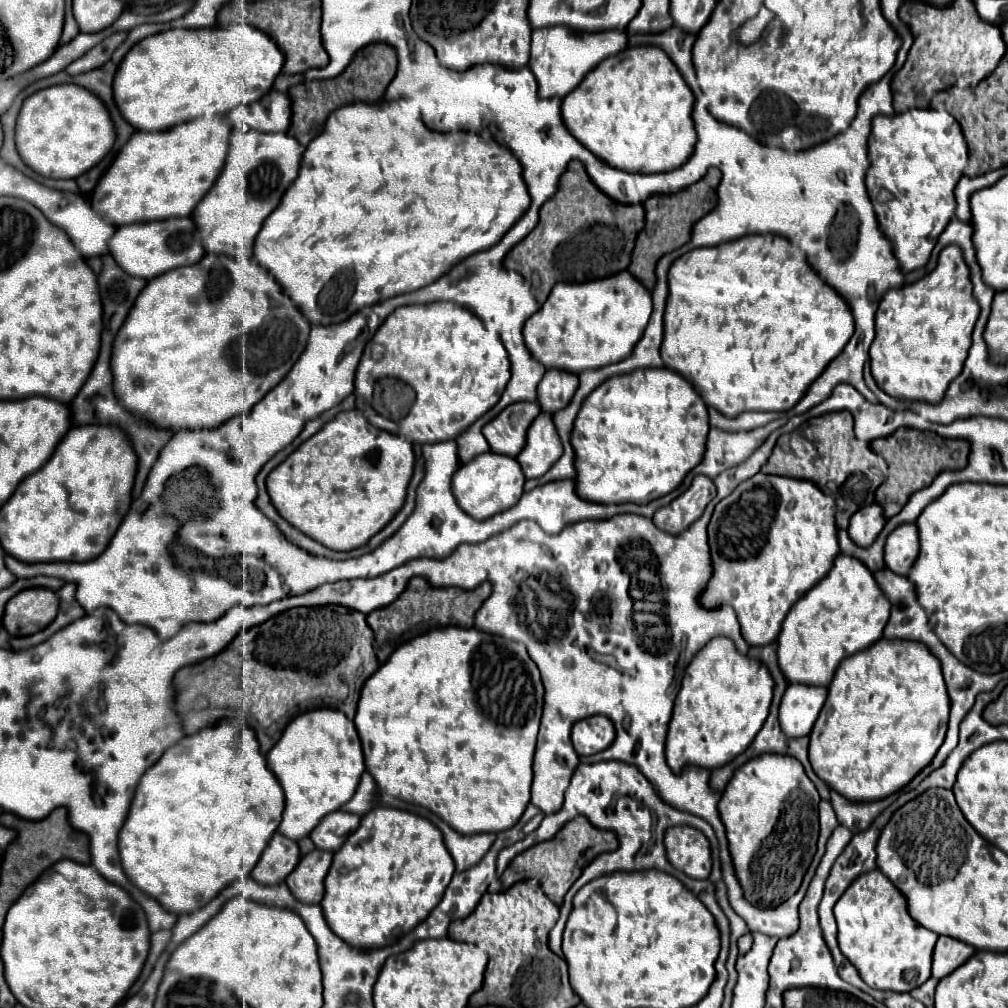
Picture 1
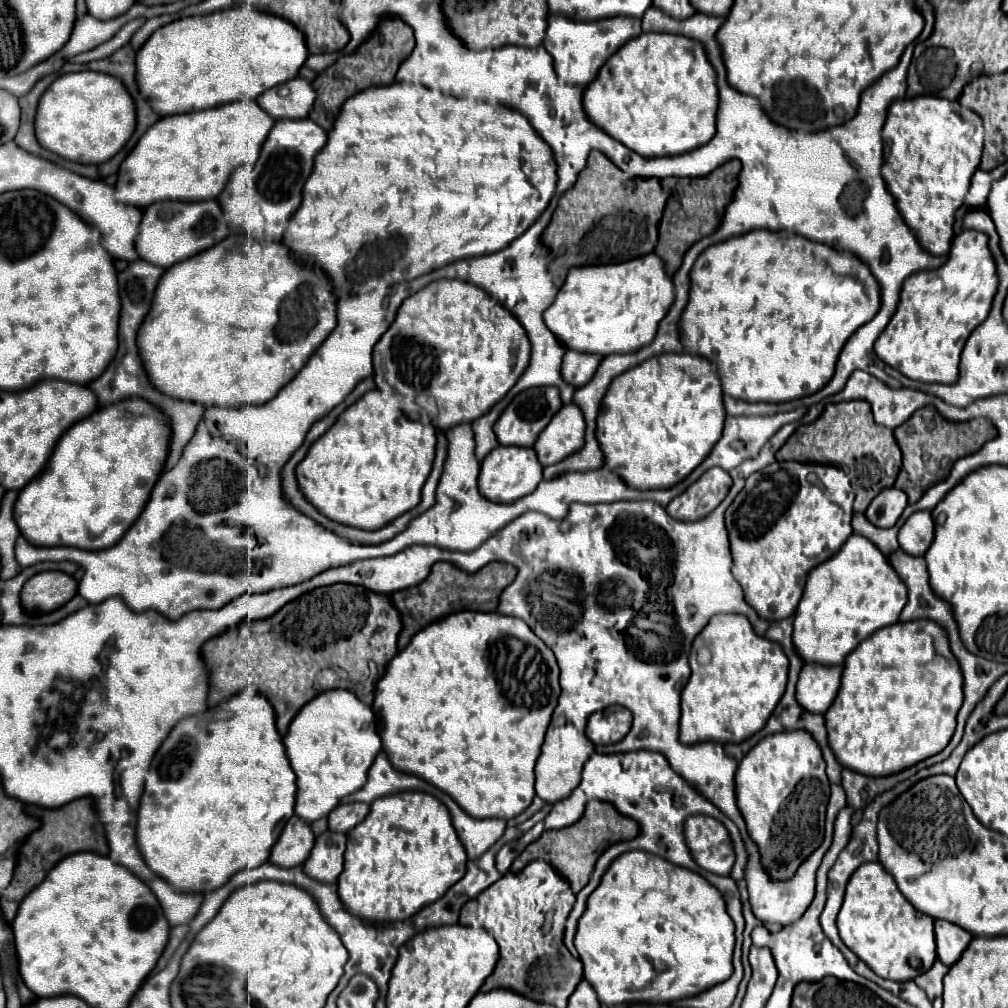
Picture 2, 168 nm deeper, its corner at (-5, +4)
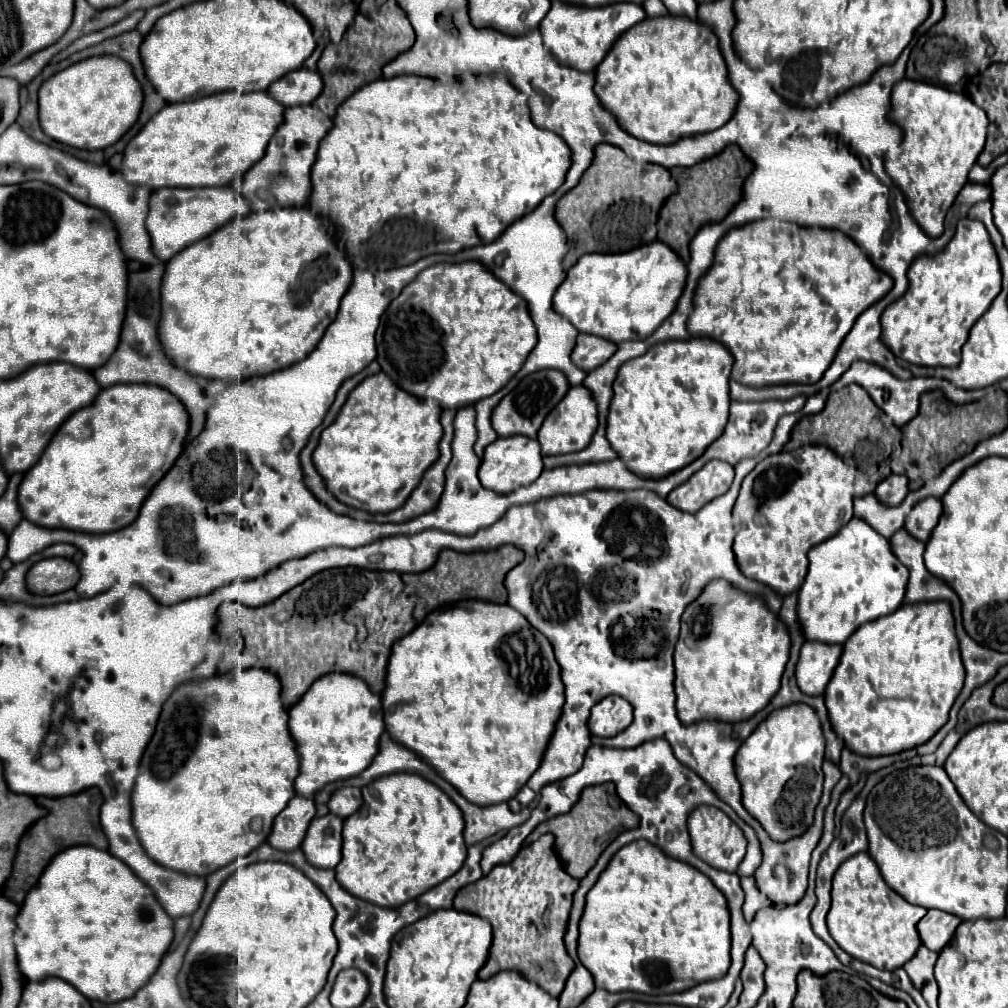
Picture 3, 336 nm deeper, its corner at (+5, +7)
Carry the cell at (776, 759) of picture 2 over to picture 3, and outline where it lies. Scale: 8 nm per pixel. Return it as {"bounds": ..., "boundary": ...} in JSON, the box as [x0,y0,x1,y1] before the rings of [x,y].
{"bounds":[736,704,824,842],"boundary":[[[792,704],[782,708],[780,712],[772,712],[768,720],[762,720],[758,728],[742,742],[736,754],[736,774],[742,784],[744,806],[746,810],[764,826],[764,830],[778,842],[794,838],[802,834],[814,816],[814,808],[822,794],[822,762],[824,762],[824,734],[820,728],[820,720],[816,710],[808,708],[808,704]]]}

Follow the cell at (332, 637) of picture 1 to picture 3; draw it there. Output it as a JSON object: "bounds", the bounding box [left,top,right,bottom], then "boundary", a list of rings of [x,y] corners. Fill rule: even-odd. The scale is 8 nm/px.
{"bounds":[218,566,416,708],"boundary":[[[356,566],[322,570],[322,572],[314,574],[312,578],[308,578],[306,582],[292,588],[290,592],[282,594],[274,602],[264,604],[264,606],[258,606],[258,608],[250,608],[244,604],[240,604],[238,608],[236,606],[238,606],[236,602],[224,602],[220,606],[218,632],[224,634],[226,638],[230,638],[232,624],[236,624],[238,630],[244,634],[246,646],[244,646],[244,650],[230,646],[228,652],[224,654],[222,662],[218,664],[218,672],[230,672],[232,668],[268,668],[268,670],[272,670],[274,674],[278,674],[278,678],[282,680],[282,686],[284,686],[284,690],[282,690],[284,708],[290,708],[292,704],[296,704],[300,700],[300,696],[312,686],[314,680],[318,680],[320,676],[330,674],[330,672],[356,674],[368,682],[372,692],[380,694],[384,690],[386,666],[388,666],[388,658],[392,652],[392,644],[416,628],[416,620],[414,620],[416,596],[406,592],[400,574],[382,572],[382,570],[364,570],[364,568],[356,568]],[[356,618],[360,618],[364,622],[364,626],[368,628],[366,660],[364,660],[364,648],[352,650],[352,646],[350,646],[352,640],[356,640],[356,632],[358,632]]]}

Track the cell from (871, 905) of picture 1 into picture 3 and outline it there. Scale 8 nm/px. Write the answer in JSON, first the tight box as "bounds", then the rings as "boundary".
{"bounds":[828,852,926,970],"boundary":[[[860,852],[844,860],[844,864],[840,864],[834,874],[828,930],[830,936],[840,944],[840,948],[856,960],[872,964],[880,970],[900,968],[916,954],[920,946],[916,924],[920,922],[920,918],[924,918],[924,914],[926,908],[904,902],[900,894],[888,888],[868,852]]]}

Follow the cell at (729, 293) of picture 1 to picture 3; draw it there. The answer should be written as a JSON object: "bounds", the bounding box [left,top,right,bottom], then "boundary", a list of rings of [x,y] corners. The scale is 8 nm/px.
{"bounds":[688,218,894,384],"boundary":[[[774,218],[748,222],[728,230],[720,240],[714,264],[696,288],[688,330],[692,336],[720,340],[732,352],[732,378],[740,384],[814,384],[832,364],[856,318],[886,296],[892,286],[894,280],[876,268],[868,254],[838,230],[802,228]]]}

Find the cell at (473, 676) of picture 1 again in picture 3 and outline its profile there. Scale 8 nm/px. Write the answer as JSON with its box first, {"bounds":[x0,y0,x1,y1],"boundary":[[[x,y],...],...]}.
{"bounds":[382,600,564,806],"boundary":[[[460,600],[460,602],[452,602],[434,610],[408,636],[400,638],[394,644],[392,656],[388,662],[388,678],[386,678],[386,688],[382,692],[382,704],[384,704],[386,730],[390,732],[394,740],[398,740],[400,744],[416,752],[424,762],[434,766],[440,772],[440,776],[444,776],[466,800],[478,806],[490,806],[490,804],[508,802],[510,798],[514,798],[516,792],[538,770],[542,762],[542,754],[546,752],[546,746],[554,734],[556,722],[562,714],[564,684],[560,678],[560,666],[554,658],[552,644],[518,610],[514,610],[508,604],[494,604],[494,602],[484,602],[484,600]]]}

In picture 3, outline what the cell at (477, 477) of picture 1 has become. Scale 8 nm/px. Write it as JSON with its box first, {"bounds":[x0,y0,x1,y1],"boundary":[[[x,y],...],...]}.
{"bounds":[478,436,542,494],"boundary":[[[512,436],[512,438],[498,438],[484,450],[482,466],[478,470],[478,478],[484,484],[484,488],[490,488],[498,494],[508,494],[520,486],[526,486],[534,482],[540,472],[542,472],[542,454],[540,454],[540,444],[534,438],[524,438],[524,436]]]}

